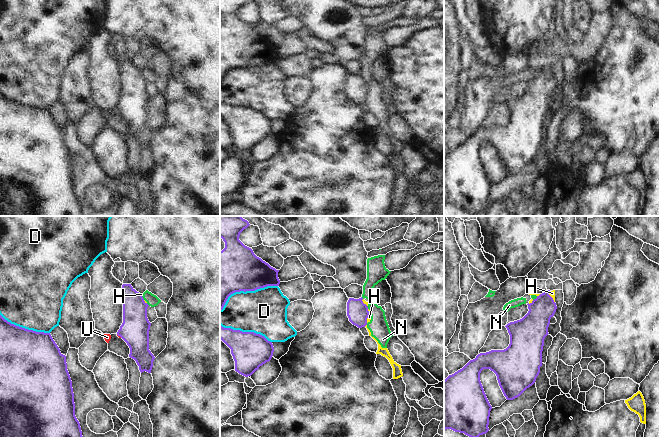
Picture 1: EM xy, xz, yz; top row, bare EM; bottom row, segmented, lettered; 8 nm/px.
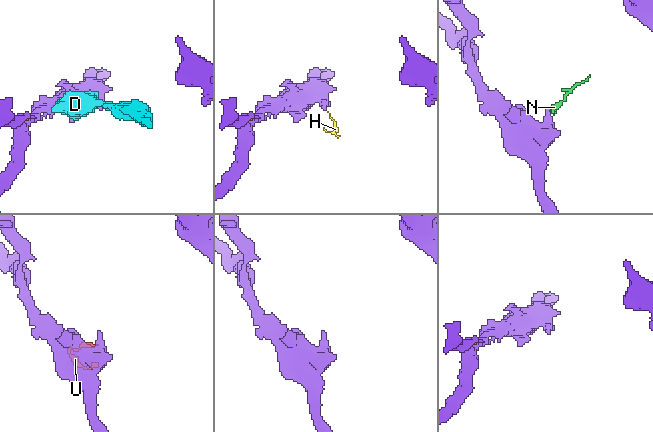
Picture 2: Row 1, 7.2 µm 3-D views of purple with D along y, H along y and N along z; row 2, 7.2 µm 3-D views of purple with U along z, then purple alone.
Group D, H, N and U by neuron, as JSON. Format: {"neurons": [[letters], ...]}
{"neurons": [["D"], ["H", "N"], ["U"]]}

